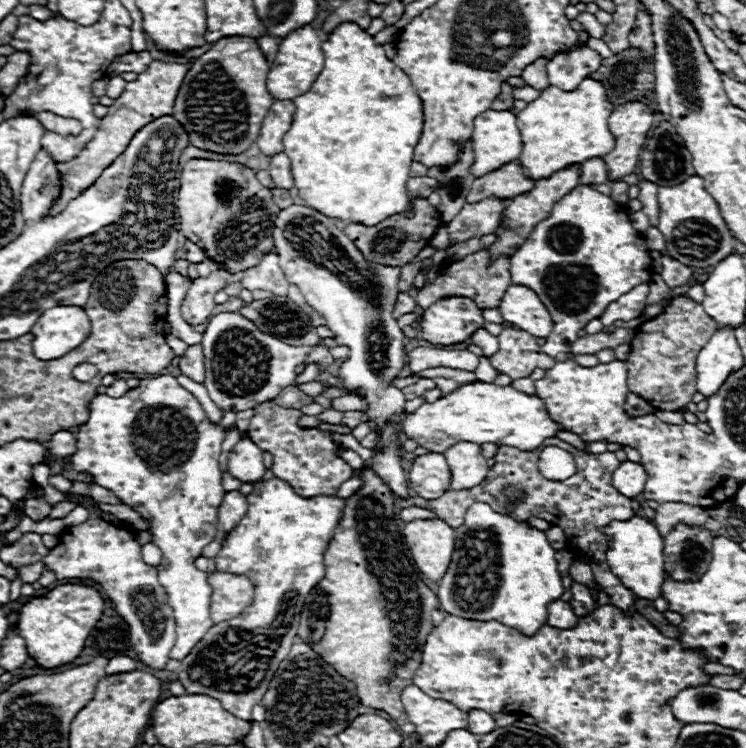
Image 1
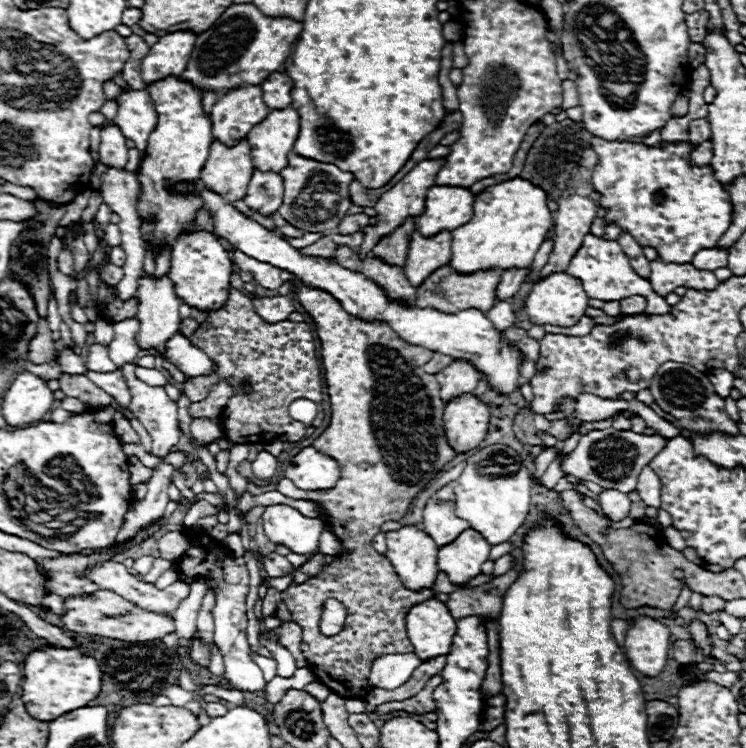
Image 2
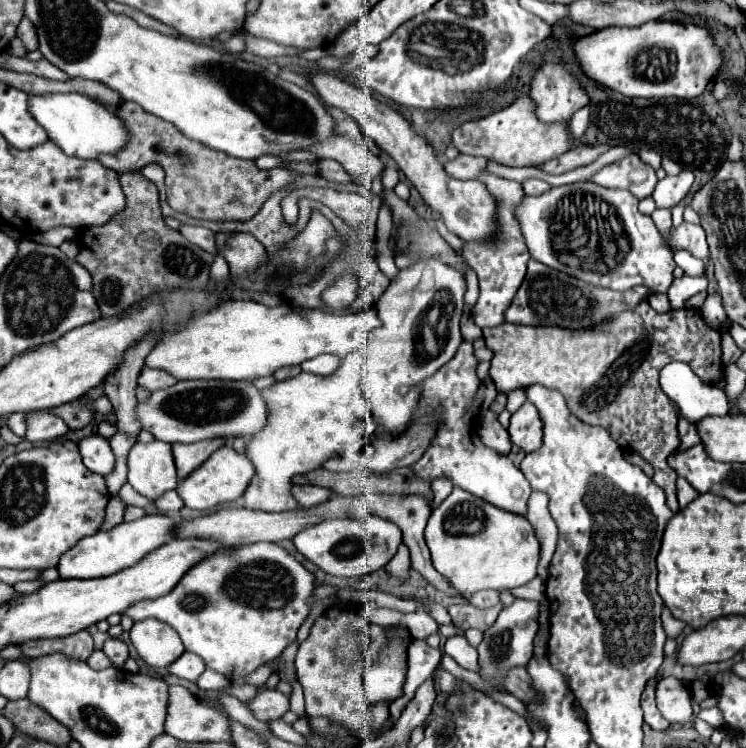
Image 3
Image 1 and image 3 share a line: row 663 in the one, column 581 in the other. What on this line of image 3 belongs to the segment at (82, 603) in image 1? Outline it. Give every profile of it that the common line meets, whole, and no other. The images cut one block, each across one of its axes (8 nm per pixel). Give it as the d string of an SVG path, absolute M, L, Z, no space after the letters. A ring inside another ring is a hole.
M650 20L646 24L624 28L608 26L572 42L574 56L582 72L620 94L638 98L694 98L702 94L708 82L722 66L720 50L716 50L708 30L696 24Z

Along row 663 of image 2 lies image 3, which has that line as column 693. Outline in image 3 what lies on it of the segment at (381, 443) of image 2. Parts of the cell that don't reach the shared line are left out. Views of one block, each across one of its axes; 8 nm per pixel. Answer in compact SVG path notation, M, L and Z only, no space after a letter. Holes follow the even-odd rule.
M642 300L636 308L624 310L590 328L572 330L502 322L500 326L484 328L484 340L494 350L490 376L498 392L510 392L530 384L542 384L562 392L576 418L604 426L622 448L638 452L652 464L652 480L664 490L670 510L678 512L678 476L668 468L668 456L680 444L676 430L678 406L658 386L658 372L664 364L678 360L692 366L706 382L712 382L714 364L714 382L718 382L726 368L722 362L722 334L730 324L726 318L720 328L712 328L692 308L658 314L648 300Z

